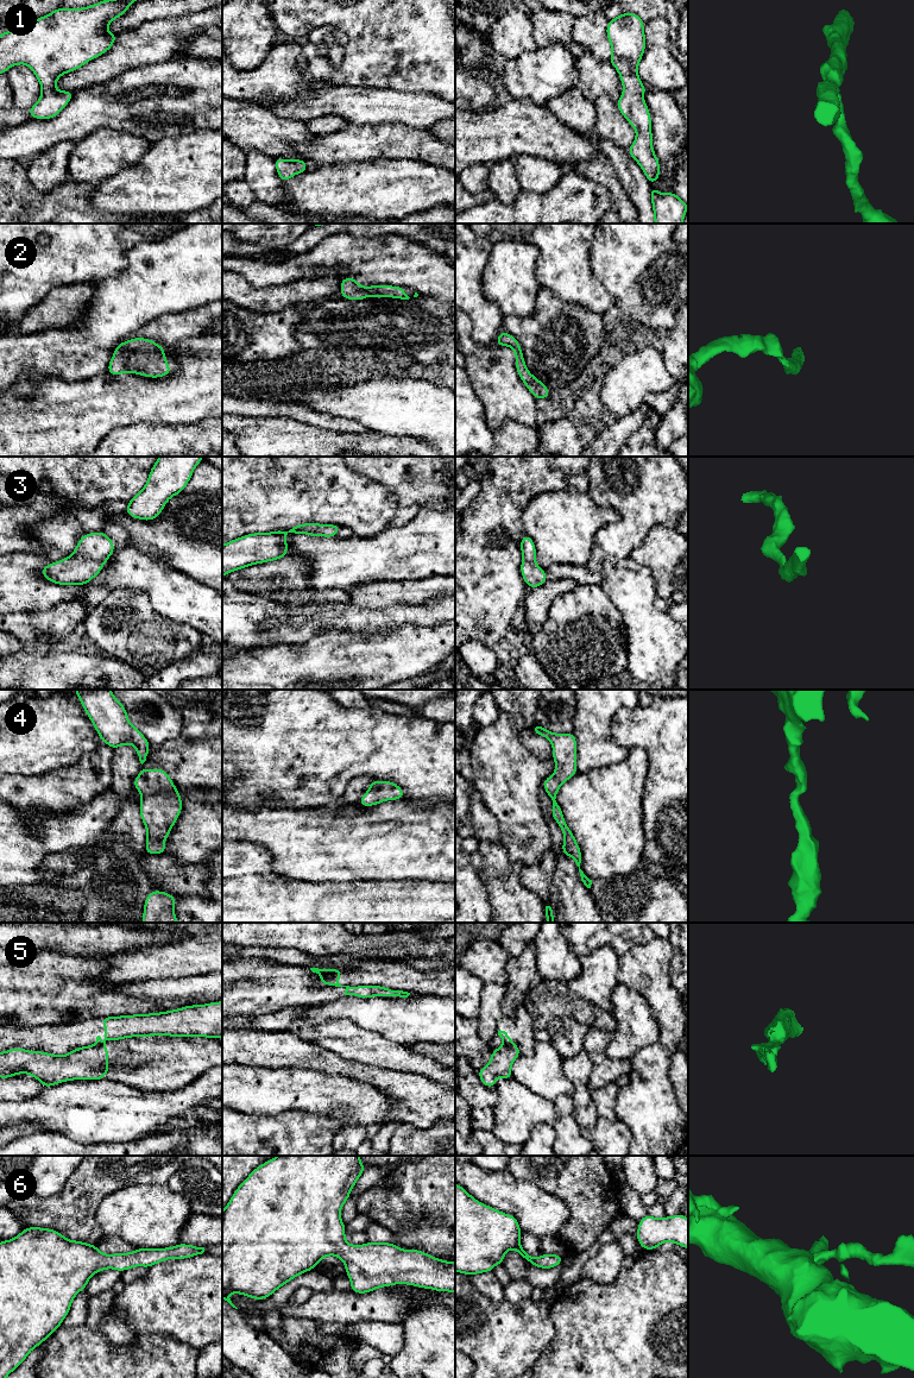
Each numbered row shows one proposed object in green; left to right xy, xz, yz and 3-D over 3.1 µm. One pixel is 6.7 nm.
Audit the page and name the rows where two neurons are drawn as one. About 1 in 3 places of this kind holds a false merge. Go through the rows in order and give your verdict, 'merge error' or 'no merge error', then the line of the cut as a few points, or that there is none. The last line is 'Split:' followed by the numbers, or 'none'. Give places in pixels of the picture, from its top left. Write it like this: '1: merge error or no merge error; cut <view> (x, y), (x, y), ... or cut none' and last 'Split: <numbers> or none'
1: no merge error; cut none
2: no merge error; cut none
3: no merge error; cut none
4: no merge error; cut none
5: merge error; cut yz (504, 1043), (511, 1044)
6: no merge error; cut none
Split: 5

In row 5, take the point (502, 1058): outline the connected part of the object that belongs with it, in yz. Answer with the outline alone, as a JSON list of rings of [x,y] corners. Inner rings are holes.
[[[503,1044],[491,1053],[490,1062],[478,1070],[481,1083],[486,1087],[494,1088],[496,1078],[512,1078],[511,1065],[521,1055],[517,1044]]]

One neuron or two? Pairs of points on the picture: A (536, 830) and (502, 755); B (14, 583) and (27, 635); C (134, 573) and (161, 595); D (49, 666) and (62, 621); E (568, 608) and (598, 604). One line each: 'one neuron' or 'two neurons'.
A: one neuron
B: two neurons
C: one neuron
D: two neurons
E: one neuron

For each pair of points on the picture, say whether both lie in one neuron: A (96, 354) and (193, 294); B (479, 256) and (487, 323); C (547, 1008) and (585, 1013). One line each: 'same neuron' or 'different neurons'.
A: same neuron
B: same neuron
C: same neuron

